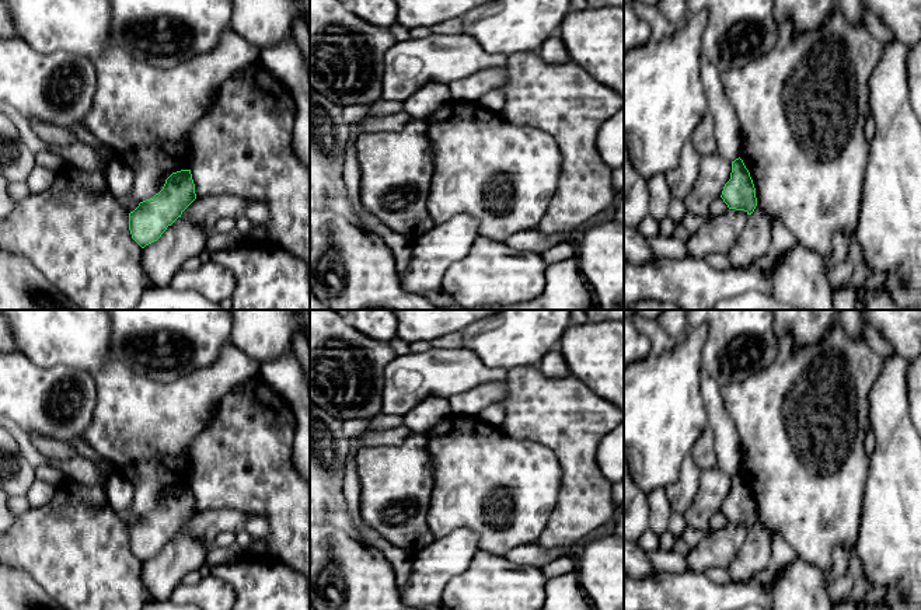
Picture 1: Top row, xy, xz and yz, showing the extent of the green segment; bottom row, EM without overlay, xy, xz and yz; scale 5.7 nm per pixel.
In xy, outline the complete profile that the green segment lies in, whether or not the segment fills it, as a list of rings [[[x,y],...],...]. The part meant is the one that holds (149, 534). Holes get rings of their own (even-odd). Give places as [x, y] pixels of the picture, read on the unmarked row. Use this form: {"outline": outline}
{"outline": [[[191,484],[172,487],[158,508],[129,527],[132,553],[142,562],[157,555],[195,513]]]}

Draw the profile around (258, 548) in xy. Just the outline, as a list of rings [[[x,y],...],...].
[[[252,540],[251,545],[243,551],[244,555],[248,557],[268,557],[271,555],[268,551],[268,545],[262,540]]]

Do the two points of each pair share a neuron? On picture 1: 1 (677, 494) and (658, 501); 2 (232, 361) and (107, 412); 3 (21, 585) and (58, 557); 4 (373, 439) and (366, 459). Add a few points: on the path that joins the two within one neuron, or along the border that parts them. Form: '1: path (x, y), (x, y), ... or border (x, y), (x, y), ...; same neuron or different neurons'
1: border (665, 490), (672, 512); different neurons
2: path (201, 391), (178, 412), (138, 412); same neuron
3: border (14, 567), (25, 571), (49, 595); different neurons
4: border (403, 439), (394, 445), (363, 445), (352, 452); different neurons

